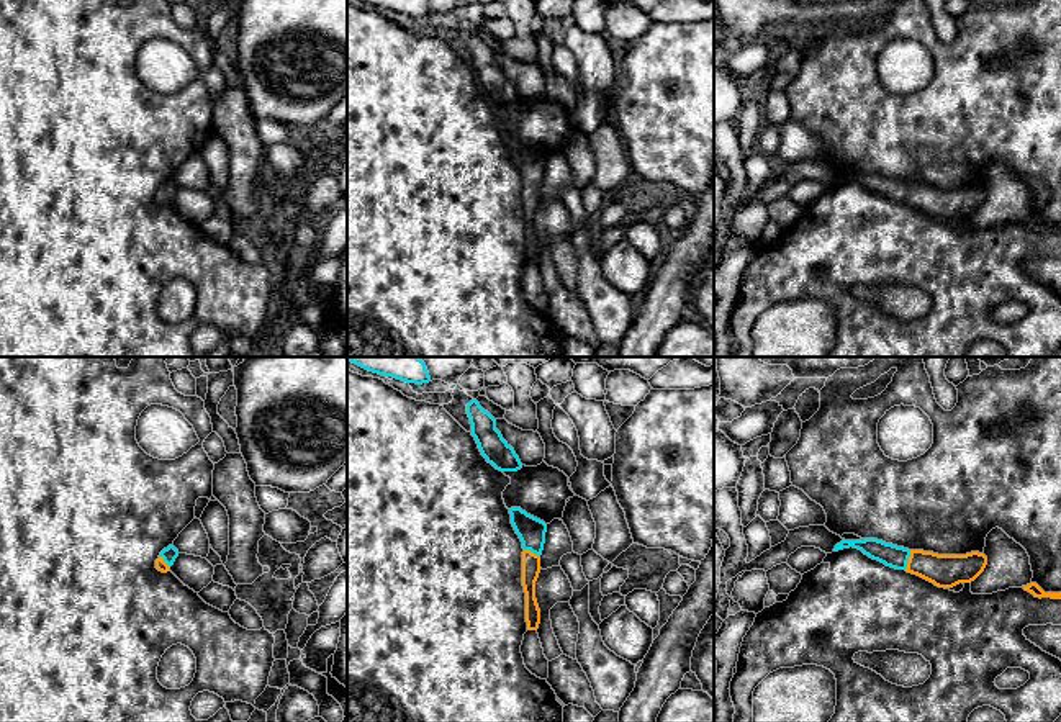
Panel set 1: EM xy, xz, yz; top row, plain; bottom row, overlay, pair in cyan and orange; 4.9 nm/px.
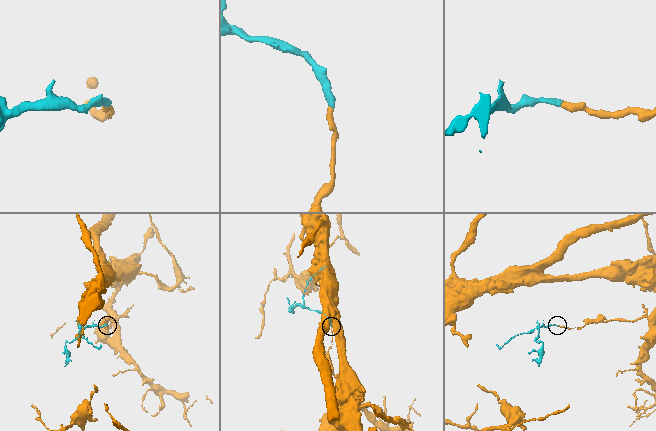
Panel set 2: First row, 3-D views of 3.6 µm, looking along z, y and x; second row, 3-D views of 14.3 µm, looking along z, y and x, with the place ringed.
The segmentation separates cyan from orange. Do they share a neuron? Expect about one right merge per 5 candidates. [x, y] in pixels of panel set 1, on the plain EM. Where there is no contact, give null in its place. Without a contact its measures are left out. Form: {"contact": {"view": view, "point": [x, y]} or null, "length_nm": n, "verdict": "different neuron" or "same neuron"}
{"contact": {"view": "yz", "point": [907, 194]}, "length_nm": 100, "verdict": "same neuron"}

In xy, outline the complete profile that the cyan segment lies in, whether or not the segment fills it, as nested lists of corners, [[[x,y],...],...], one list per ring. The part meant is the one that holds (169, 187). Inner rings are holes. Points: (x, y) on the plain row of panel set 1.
[[[169,178],[164,182],[156,193],[156,201],[162,206],[170,205],[170,200],[174,198],[175,192],[178,190],[178,183],[174,178]]]

